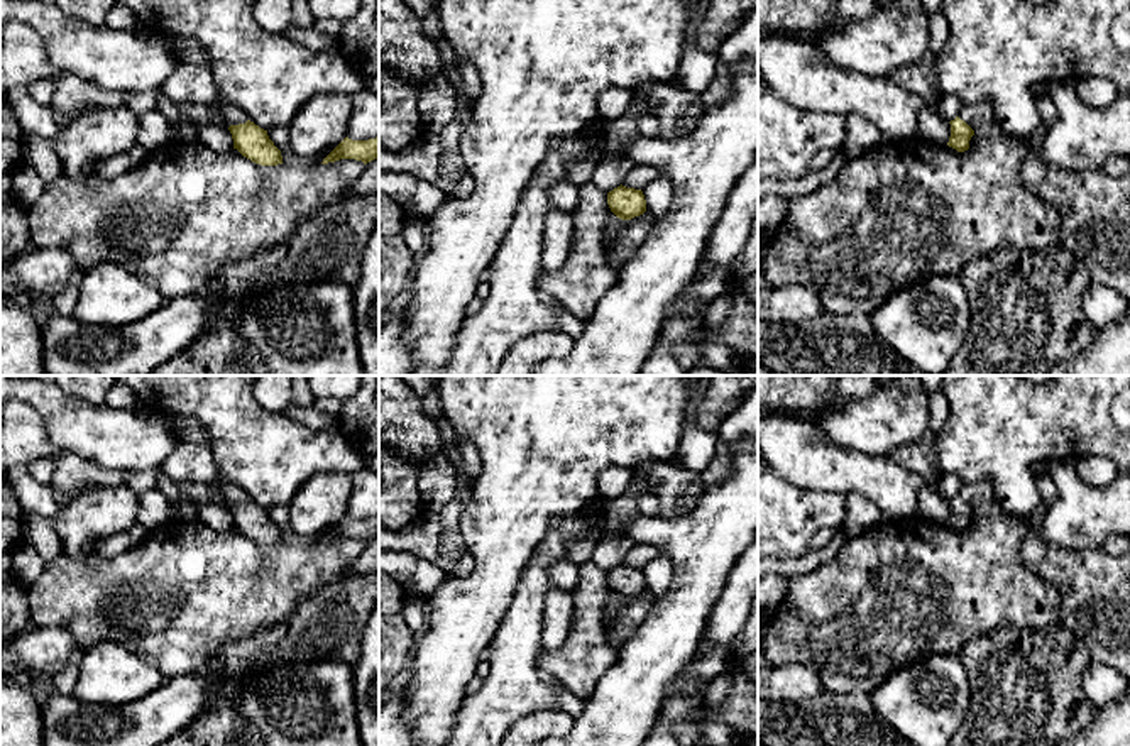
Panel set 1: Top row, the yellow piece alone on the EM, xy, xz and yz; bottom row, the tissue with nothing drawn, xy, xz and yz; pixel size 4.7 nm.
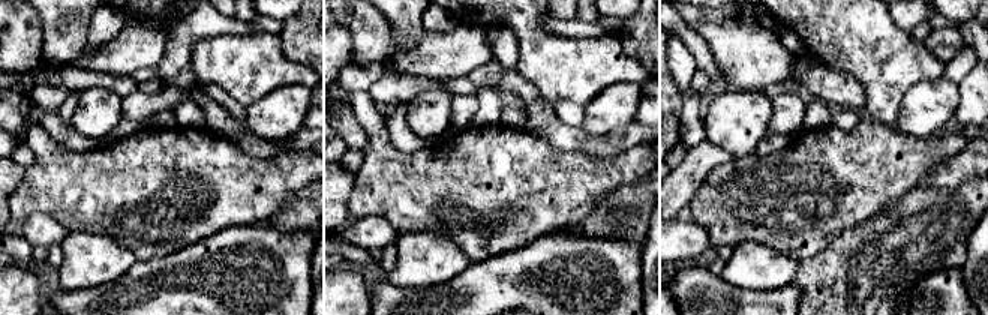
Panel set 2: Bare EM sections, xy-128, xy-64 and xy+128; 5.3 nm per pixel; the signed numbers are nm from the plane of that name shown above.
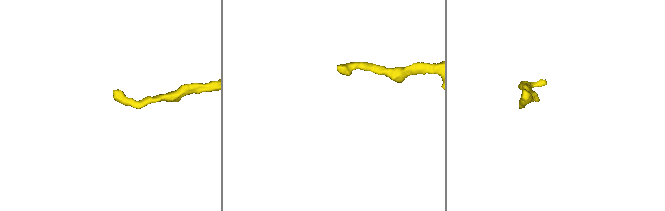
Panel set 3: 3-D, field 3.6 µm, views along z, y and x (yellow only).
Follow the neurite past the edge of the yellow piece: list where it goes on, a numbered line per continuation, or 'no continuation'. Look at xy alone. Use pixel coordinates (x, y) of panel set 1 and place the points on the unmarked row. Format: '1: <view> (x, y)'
1: xy (229, 493)

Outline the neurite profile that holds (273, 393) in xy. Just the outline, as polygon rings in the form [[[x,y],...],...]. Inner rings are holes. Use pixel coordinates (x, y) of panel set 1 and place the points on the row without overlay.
[[[257,376],[254,398],[267,411],[281,411],[291,404],[291,376]]]

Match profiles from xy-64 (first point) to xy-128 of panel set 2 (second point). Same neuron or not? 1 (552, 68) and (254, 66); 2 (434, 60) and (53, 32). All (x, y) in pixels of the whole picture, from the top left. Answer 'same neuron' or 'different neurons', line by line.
1: same neuron
2: different neurons

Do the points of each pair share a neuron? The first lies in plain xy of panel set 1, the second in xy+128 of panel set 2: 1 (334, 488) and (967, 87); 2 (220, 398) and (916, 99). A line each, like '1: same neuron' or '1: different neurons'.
1: different neurons
2: different neurons

